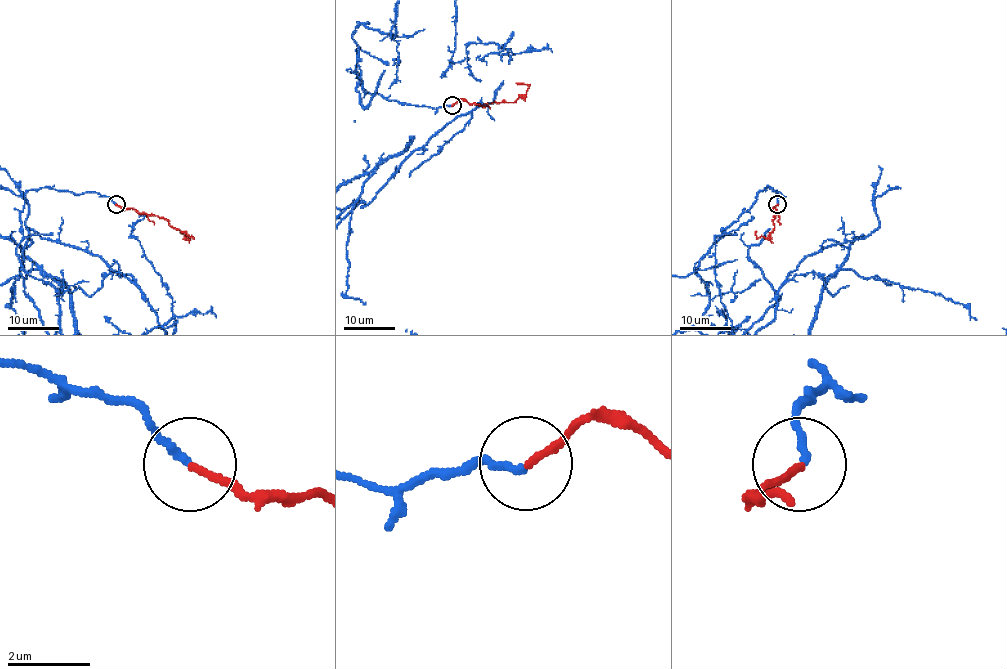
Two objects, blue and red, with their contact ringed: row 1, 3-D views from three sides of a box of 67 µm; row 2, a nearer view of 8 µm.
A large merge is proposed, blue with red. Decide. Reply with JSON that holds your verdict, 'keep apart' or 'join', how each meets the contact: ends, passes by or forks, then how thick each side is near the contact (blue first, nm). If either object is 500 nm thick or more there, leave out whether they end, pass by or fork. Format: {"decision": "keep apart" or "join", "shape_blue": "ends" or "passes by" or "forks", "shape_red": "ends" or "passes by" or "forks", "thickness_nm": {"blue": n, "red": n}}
{"decision": "join", "shape_blue": "ends", "shape_red": "ends", "thickness_nm": {"blue": 170, "red": 150}}

